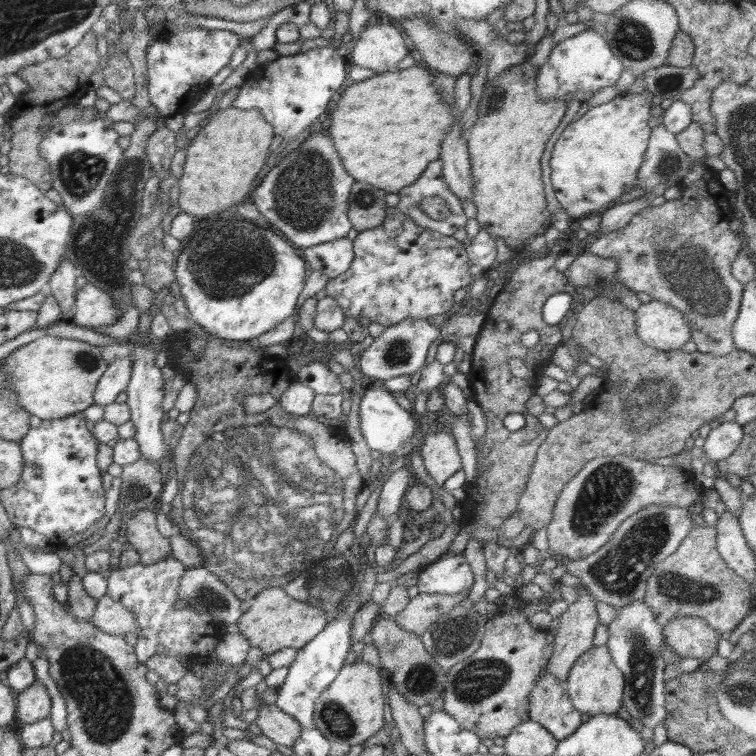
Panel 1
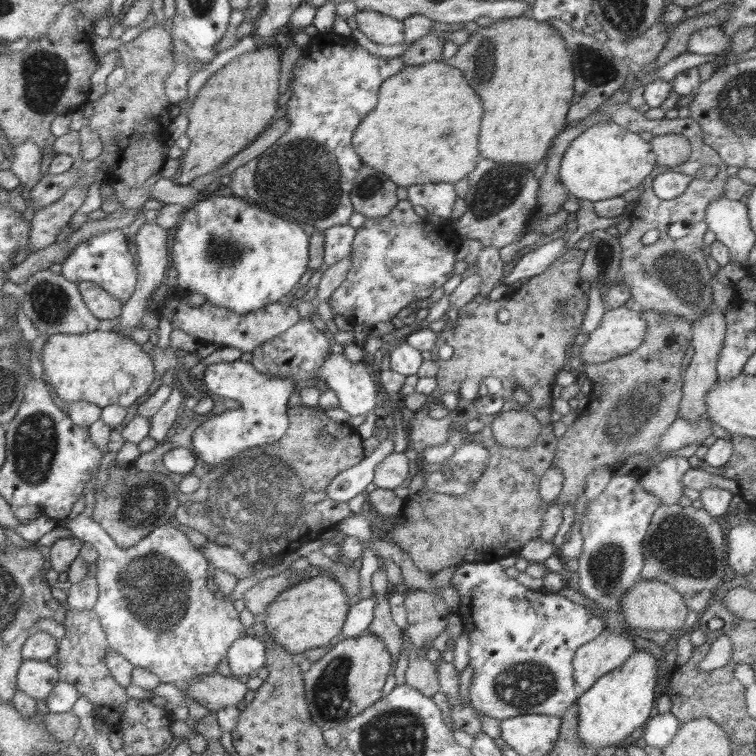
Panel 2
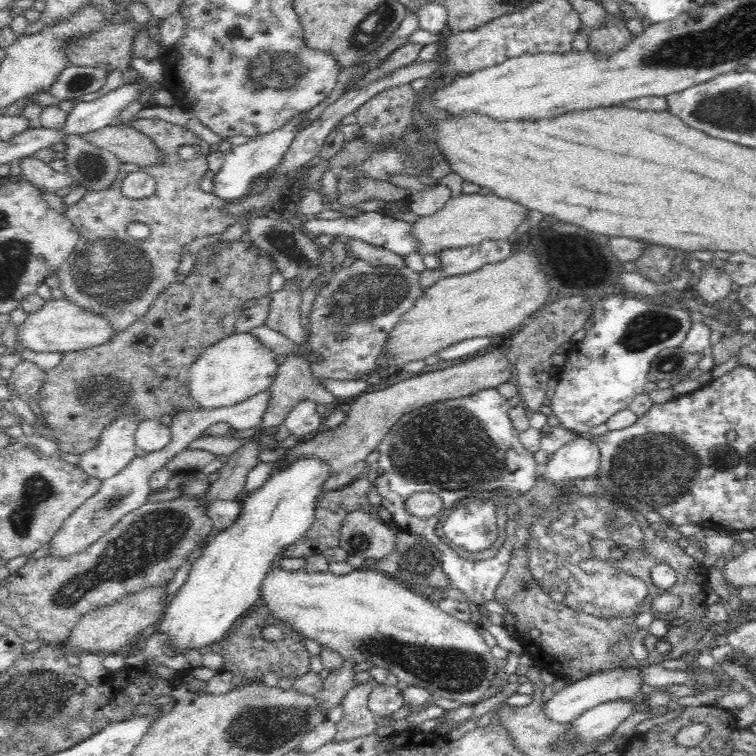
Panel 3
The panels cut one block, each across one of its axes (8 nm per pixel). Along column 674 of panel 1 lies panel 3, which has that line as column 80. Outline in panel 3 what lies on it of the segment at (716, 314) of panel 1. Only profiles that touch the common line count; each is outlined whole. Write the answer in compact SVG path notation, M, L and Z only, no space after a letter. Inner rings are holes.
M141 118L128 121L130 126L149 136L163 154L162 165L130 165L121 164L119 173L112 184L99 191L88 190L81 200L68 208L64 214L79 231L79 241L72 254L58 267L55 276L61 282L64 299L69 300L80 308L91 310L98 316L103 316L116 333L130 328L140 316L150 310L152 304L162 290L166 290L176 278L176 268L182 260L184 246L196 238L204 238L210 234L220 234L228 226L240 220L224 213L228 202L218 199L216 195L200 189L198 182L204 178L208 169L206 158L209 155L209 145L194 132L184 126L172 124L160 118ZM185 144L198 144L201 148L199 156L192 161L183 160L178 150ZM131 171L144 171L155 179L155 192L146 199L132 200L120 191L121 183ZM130 222L144 222L149 226L150 234L144 239L133 239L126 233L126 225Z

